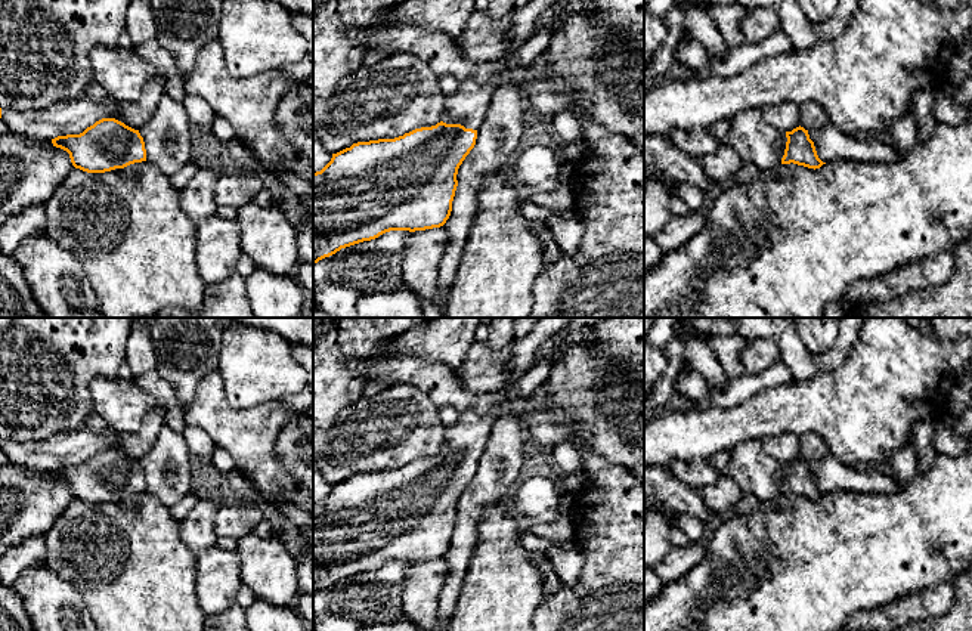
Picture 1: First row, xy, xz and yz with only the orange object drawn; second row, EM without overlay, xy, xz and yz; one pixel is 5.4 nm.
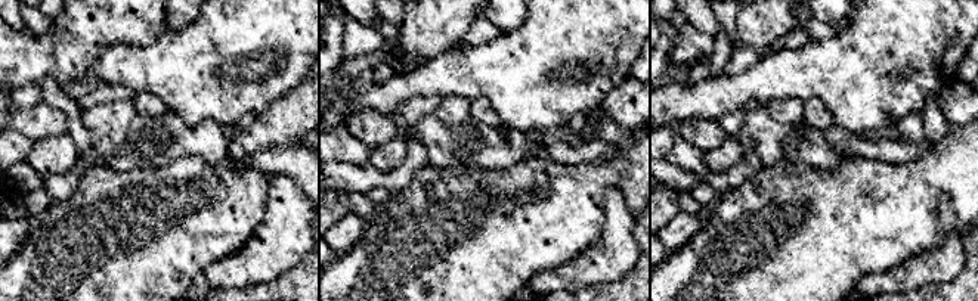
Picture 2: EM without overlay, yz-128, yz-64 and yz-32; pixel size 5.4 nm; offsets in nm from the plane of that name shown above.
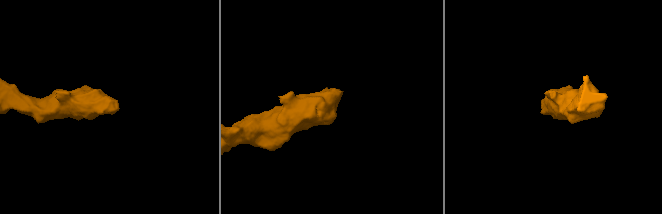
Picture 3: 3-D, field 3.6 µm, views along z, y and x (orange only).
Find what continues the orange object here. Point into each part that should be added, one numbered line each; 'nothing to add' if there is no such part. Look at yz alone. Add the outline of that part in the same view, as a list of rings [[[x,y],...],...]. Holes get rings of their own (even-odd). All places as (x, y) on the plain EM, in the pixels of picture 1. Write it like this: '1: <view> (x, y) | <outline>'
1: yz (751, 466) | [[[746,440],[734,448],[721,474],[731,477],[742,491],[753,494],[761,502],[781,495],[786,463],[773,458],[761,440]]]

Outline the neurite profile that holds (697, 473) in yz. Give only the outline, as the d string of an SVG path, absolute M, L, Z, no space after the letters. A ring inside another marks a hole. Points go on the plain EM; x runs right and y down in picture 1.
M696 458L691 461L677 460L669 468L677 480L699 491L705 486L713 485L721 476L721 471L705 458Z

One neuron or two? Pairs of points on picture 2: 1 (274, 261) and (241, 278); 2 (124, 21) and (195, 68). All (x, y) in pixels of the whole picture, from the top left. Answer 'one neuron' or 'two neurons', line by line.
1: one neuron
2: two neurons

